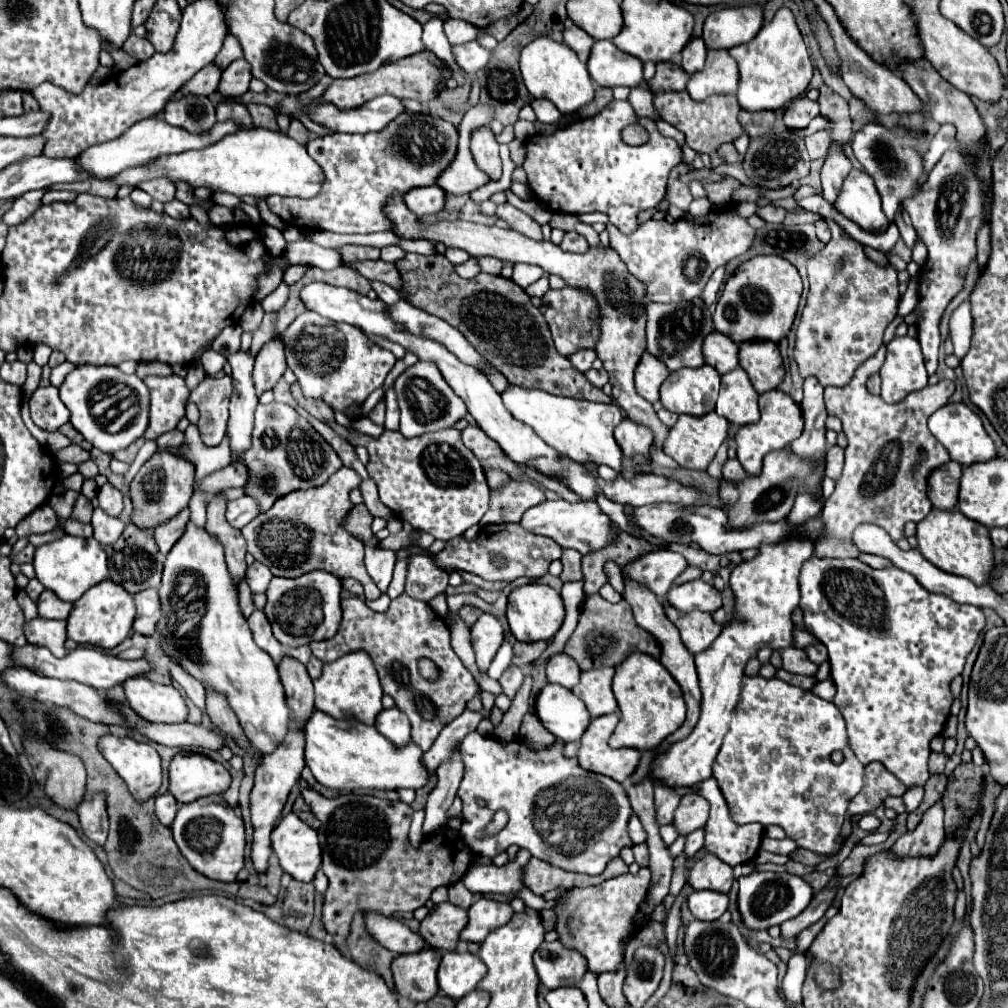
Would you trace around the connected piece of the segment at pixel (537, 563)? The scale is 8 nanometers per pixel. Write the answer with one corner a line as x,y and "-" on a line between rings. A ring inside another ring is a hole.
505,523
505,525
481,527
473,541
469,541
461,535
455,537
453,541
449,541
445,545
443,551
433,555
433,563
447,573
469,571
469,573
479,575
481,579
487,579
487,581
515,581
519,577
529,577
529,579
543,577
549,569
549,563
559,557
561,557
561,547
555,545
553,539
529,533
529,531
521,529
521,525
-
497,551
503,553
503,557
507,561
505,567
495,567
491,563
491,553
497,553

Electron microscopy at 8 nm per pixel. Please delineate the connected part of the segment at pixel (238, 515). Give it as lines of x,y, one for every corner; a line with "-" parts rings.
239,497
235,501
229,501
227,503
227,521
235,527
235,529
243,529
253,517
257,517
257,501
253,497

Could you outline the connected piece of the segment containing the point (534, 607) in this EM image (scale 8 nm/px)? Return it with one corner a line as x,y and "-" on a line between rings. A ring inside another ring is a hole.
523,585
515,587
509,593
507,599
507,621
511,627
511,633
515,635
517,641
539,641
539,639
553,639
553,635
559,631
563,625
565,609
563,609
563,599
557,591
553,591
549,585

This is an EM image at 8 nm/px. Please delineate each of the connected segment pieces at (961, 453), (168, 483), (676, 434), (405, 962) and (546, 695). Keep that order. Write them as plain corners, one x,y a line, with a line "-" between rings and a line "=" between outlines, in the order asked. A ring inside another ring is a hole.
947,403
941,411
936,411
928,419
928,428
934,437
949,451
951,459
961,465
971,465
979,461
989,461
997,457
991,437
985,433
981,417
973,413
965,403
=
169,451
155,453
149,461
143,463
139,473
131,481
131,501
133,501
133,515
131,521
141,529
157,527
159,523
167,521
181,509
189,505
193,495
193,479
195,479
195,465
179,455
=
715,411
709,413
709,415
703,415
703,417
679,415
677,423
669,431
669,437
665,439
663,453
669,455
669,457
673,457
685,469
705,471
707,465
711,463
711,459
715,457
719,445
727,439
727,427
729,427
729,421
725,417
721,417
721,415
717,415
=
425,947
417,953
397,955
391,963
395,989
401,997
407,997
413,1003
429,1001
437,995
437,967
441,953
433,947
=
545,685
535,711
545,729
561,741
579,741
591,721
585,703
561,685

